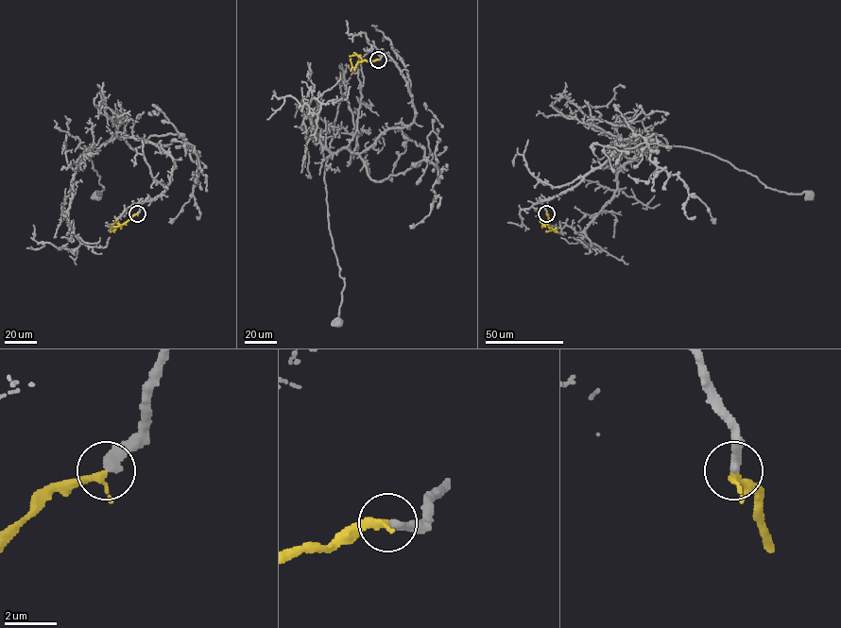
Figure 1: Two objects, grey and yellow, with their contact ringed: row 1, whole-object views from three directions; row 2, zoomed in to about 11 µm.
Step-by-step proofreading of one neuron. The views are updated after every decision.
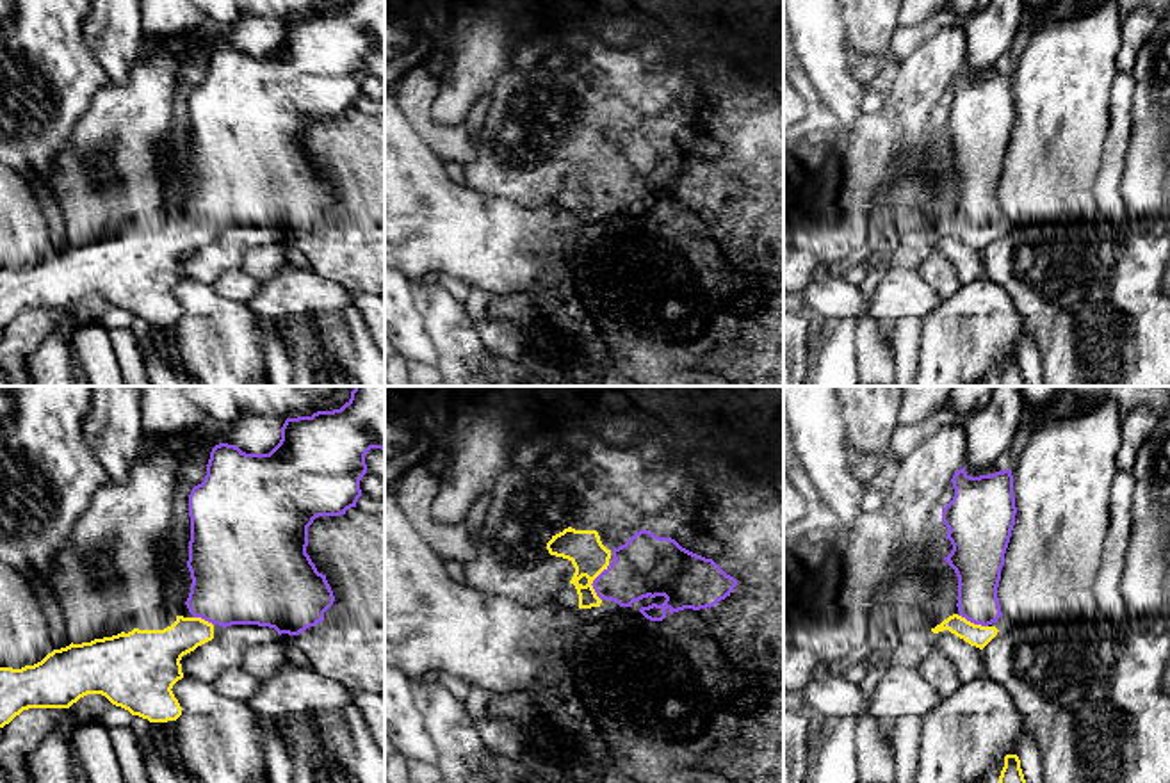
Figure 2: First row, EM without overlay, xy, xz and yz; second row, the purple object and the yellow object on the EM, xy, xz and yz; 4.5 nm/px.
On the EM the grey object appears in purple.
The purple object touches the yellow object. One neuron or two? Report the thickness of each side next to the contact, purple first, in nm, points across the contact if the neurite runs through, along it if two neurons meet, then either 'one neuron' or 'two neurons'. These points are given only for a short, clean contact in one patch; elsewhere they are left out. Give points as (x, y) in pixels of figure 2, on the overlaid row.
280/170 nm | across xz (645, 566), (625, 581), (593, 582), (593, 563), (590, 557) | one neuron

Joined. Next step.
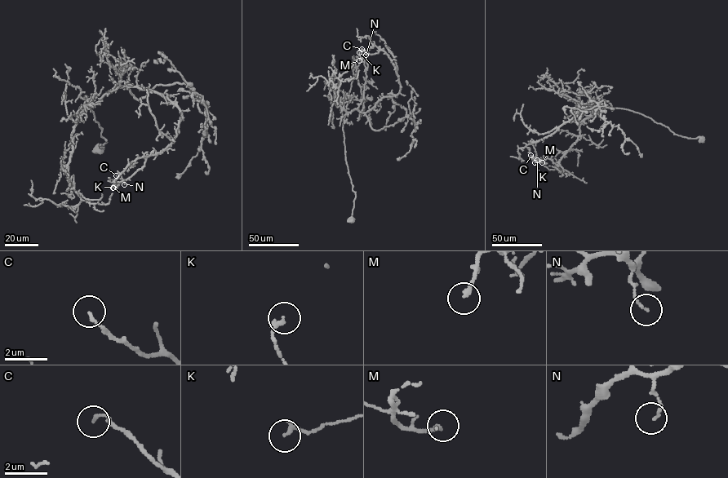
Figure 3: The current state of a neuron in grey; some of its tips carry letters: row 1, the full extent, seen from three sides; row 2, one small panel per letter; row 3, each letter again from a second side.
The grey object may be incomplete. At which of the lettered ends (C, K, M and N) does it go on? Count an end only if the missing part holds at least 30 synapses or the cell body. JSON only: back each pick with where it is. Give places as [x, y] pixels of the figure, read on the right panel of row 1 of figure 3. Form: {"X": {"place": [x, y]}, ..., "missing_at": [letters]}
{"missing_at": []}

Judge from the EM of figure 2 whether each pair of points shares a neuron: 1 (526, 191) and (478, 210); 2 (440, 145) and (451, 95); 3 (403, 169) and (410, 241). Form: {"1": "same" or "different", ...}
{"1": "different", "2": "different", "3": "same"}

